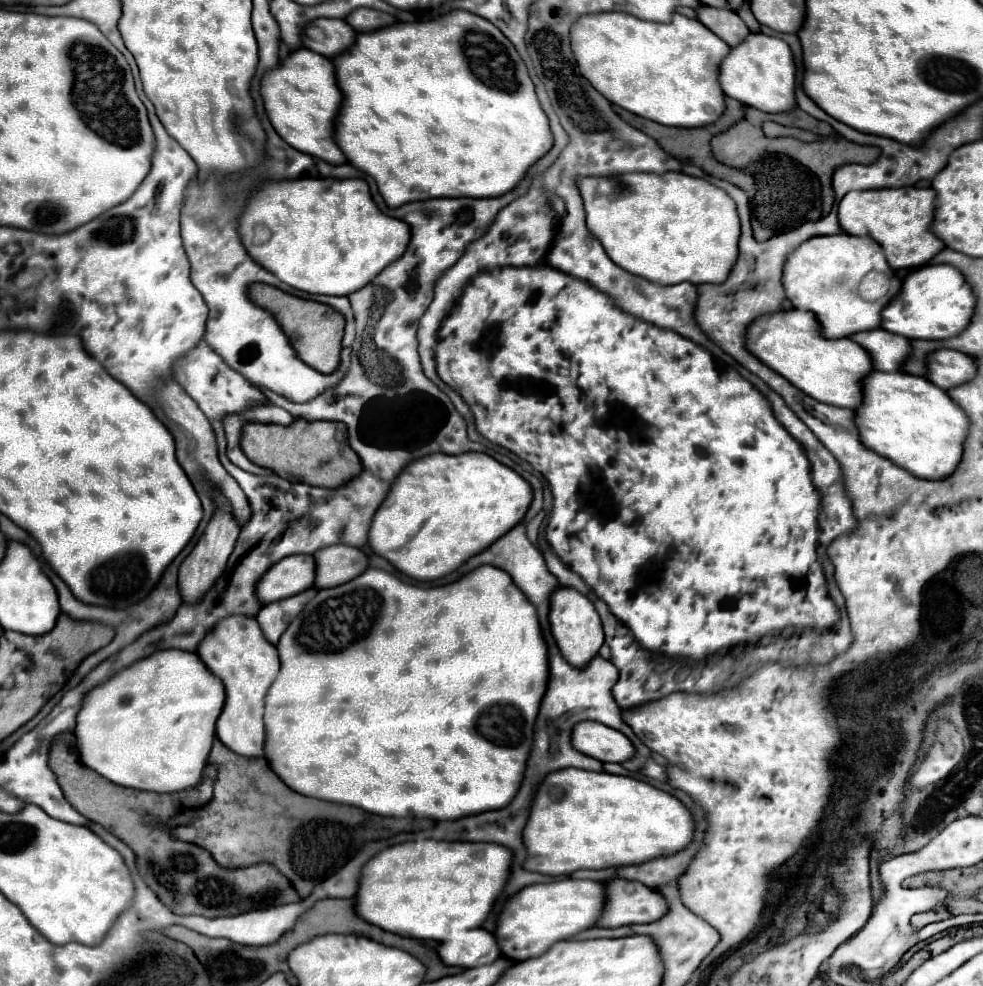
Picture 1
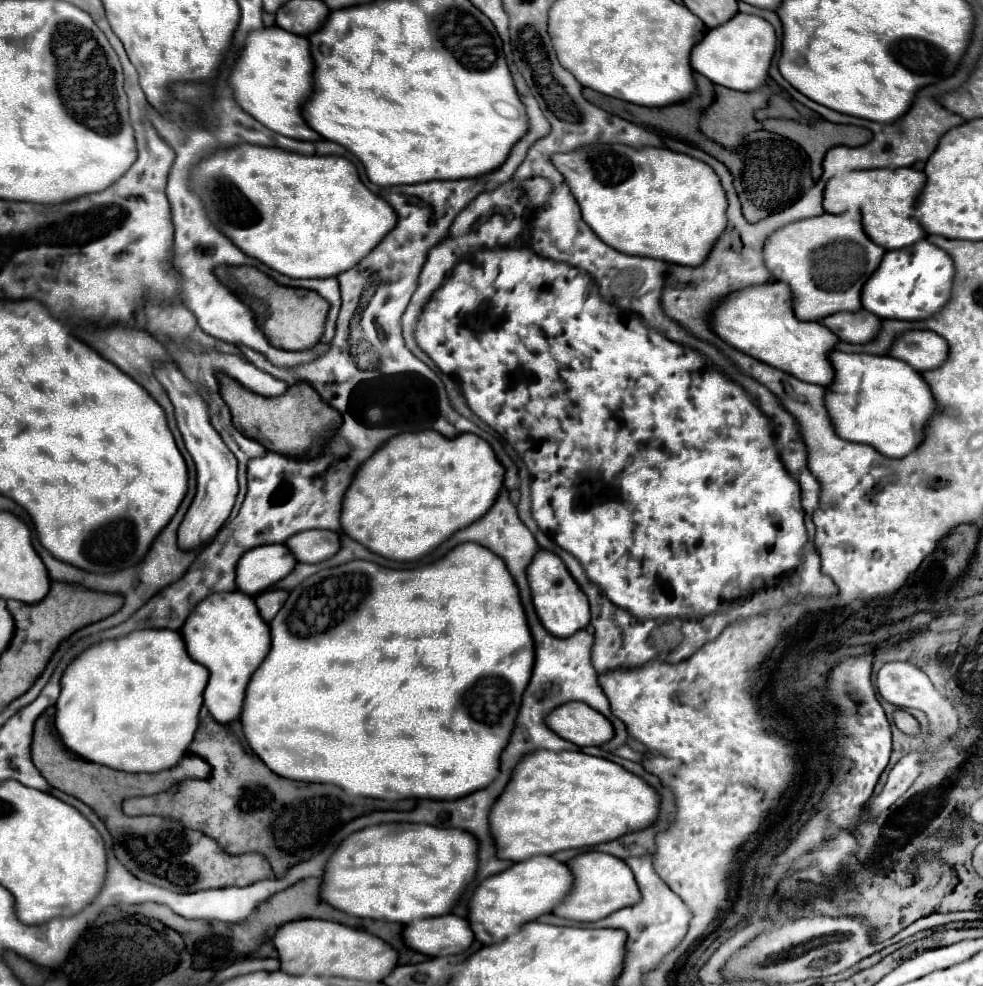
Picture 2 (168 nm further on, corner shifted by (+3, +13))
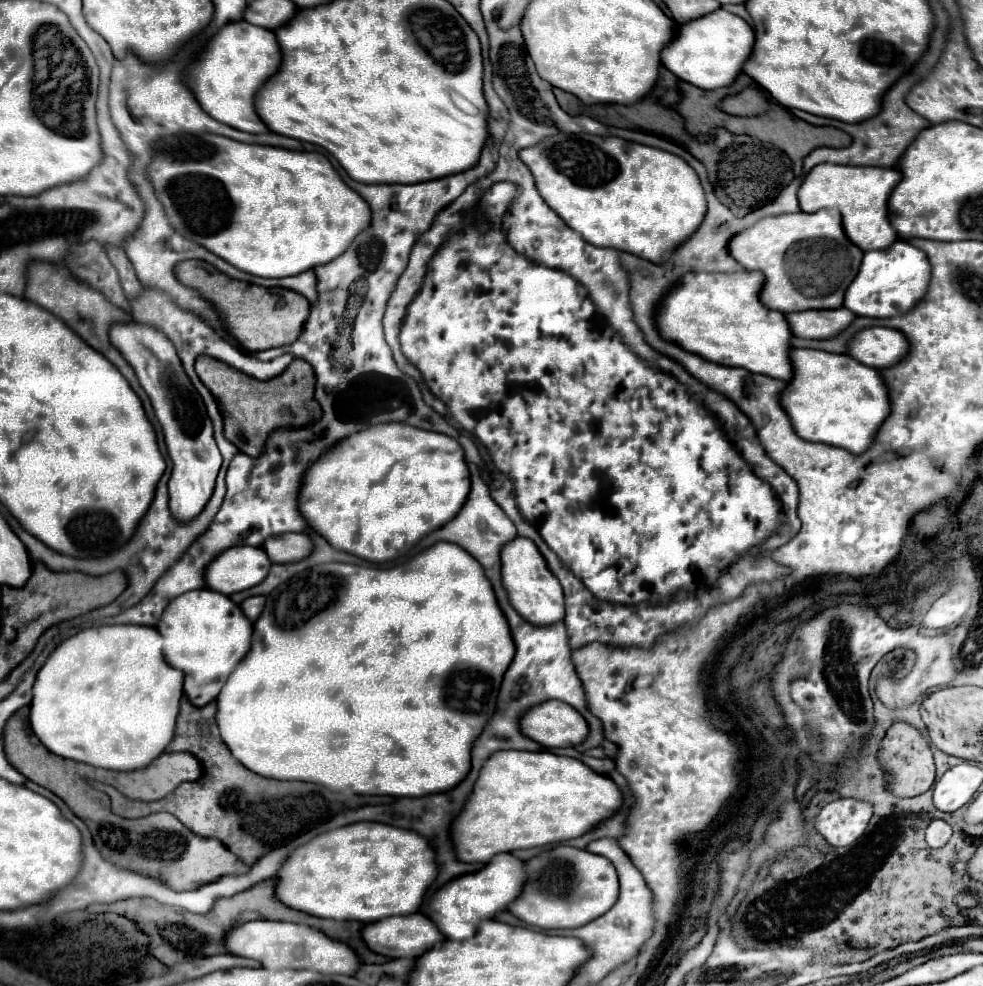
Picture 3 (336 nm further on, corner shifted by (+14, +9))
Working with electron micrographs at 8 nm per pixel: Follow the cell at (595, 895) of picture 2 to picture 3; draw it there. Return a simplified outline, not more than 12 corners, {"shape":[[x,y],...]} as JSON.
{"shape":[[561,844],[531,858],[509,912],[543,930],[617,902],[617,870]]}

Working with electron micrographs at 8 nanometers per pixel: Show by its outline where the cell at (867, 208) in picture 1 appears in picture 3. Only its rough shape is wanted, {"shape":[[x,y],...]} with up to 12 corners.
{"shape":[[815,166],[799,188],[803,212],[837,200],[847,238],[863,252],[899,236],[887,202],[895,168]]}

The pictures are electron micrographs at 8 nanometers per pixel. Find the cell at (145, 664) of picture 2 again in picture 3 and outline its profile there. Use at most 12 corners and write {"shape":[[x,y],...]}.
{"shape":[[149,626],[83,630],[33,686],[57,756],[129,772],[175,734],[183,672]]}

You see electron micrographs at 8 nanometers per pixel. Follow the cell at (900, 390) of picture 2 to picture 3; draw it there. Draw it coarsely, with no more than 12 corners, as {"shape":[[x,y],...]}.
{"shape":[[793,348],[781,394],[809,442],[867,452],[891,414],[877,368]]}

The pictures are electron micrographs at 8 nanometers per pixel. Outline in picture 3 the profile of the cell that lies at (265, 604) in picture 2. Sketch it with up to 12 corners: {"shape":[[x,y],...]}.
{"shape":[[265,596],[247,598],[241,604],[245,616],[255,622],[265,608]]}

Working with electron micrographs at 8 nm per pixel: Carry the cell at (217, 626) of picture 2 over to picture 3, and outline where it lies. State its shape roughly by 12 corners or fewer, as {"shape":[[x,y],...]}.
{"shape":[[225,594],[165,608],[163,654],[197,708],[247,656],[253,624]]}

